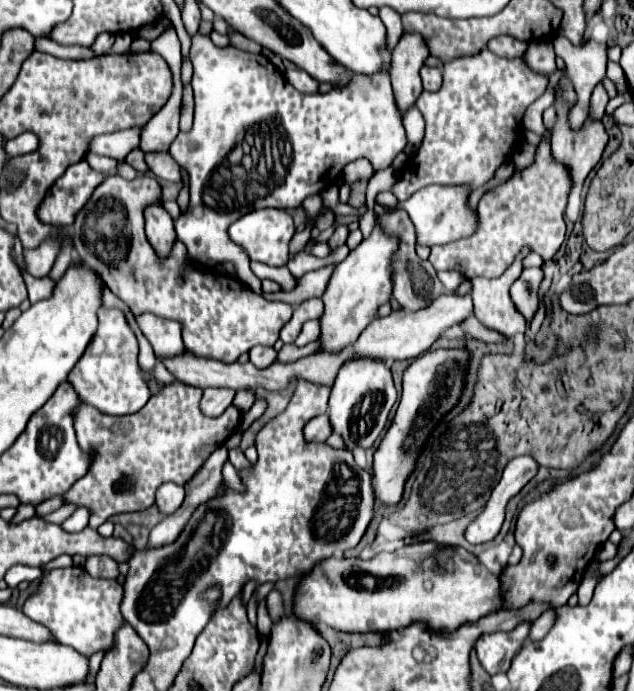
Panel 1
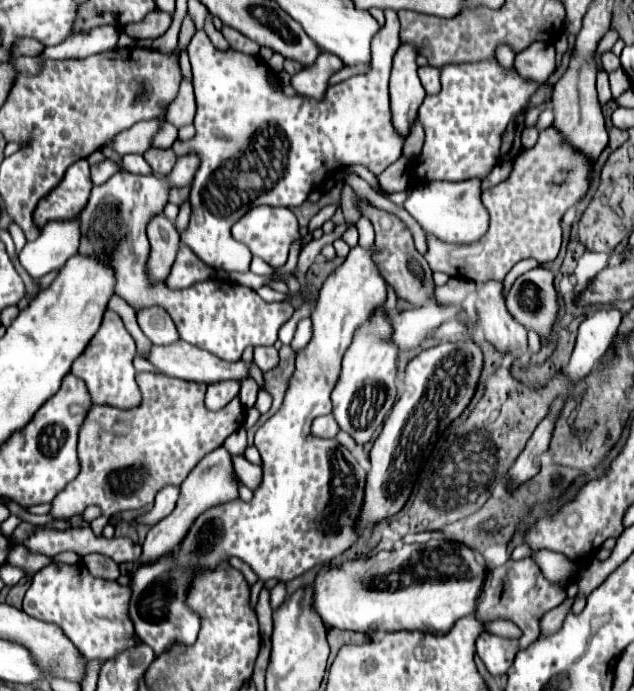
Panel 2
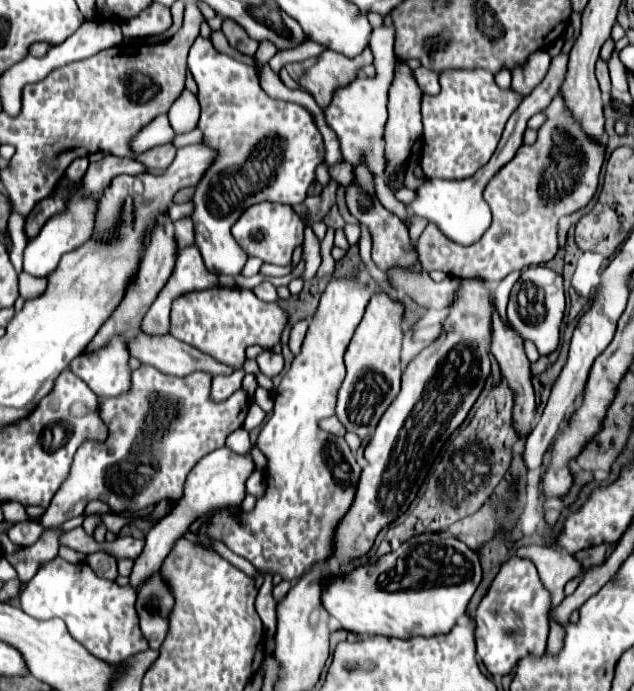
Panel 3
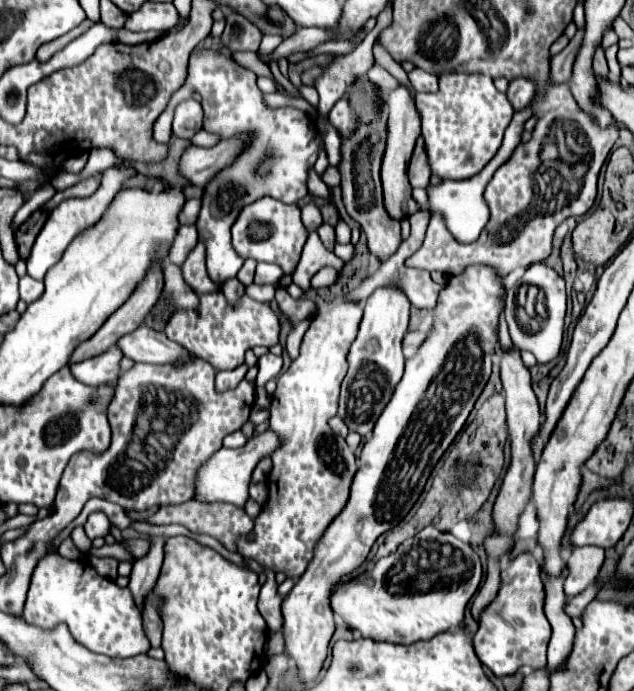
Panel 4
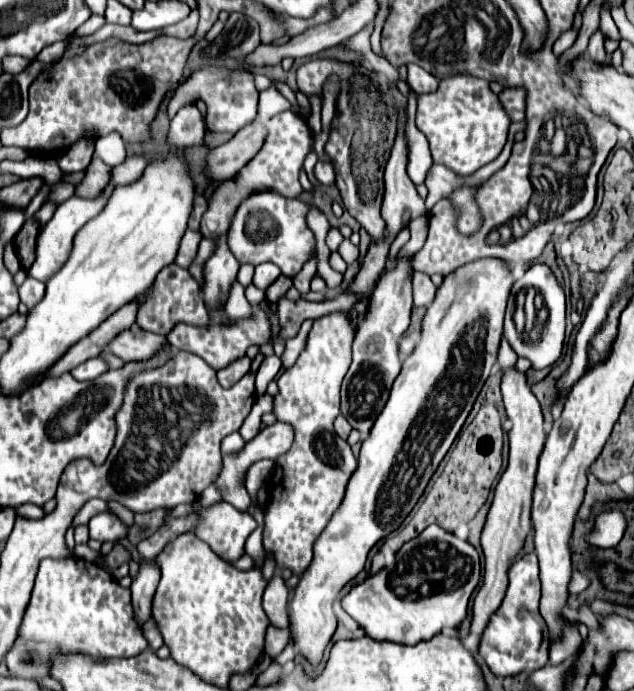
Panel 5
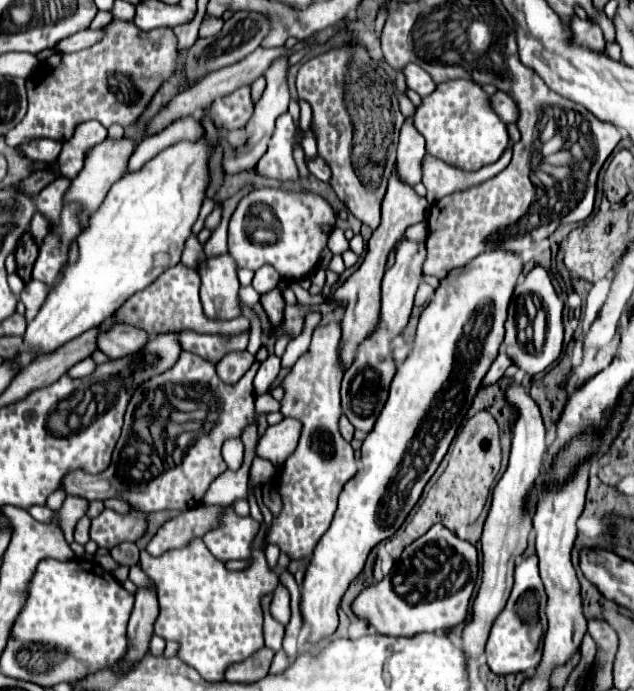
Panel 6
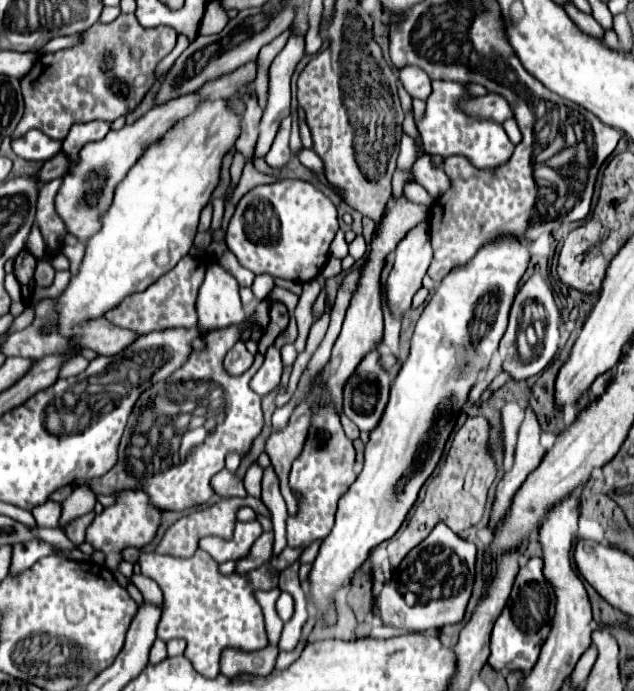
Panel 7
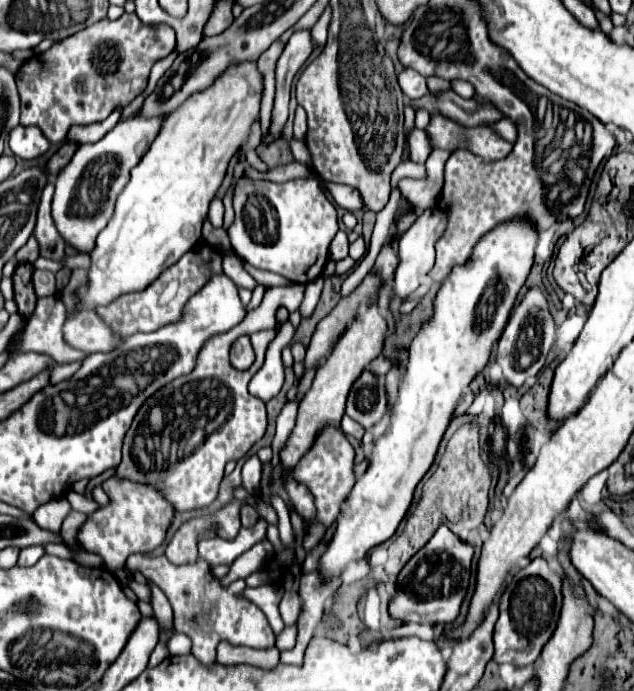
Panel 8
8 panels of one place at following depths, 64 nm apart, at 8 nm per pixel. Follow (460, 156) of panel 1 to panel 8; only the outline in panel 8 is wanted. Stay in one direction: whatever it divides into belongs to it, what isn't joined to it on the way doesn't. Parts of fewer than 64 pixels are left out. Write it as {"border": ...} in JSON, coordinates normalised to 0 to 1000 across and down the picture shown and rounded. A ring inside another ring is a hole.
{"border":[[[675,113],[675,127],[678,127],[678,133],[685,136],[685,139],[694,139],[697,133],[707,133],[707,130],[713,130],[713,122],[707,119],[707,116],[697,116],[697,113]],[[691,162],[678,168],[672,194],[678,200],[681,214],[697,214],[710,220],[738,217],[748,226],[760,229],[763,234],[795,232],[808,220],[808,208],[798,205],[779,185],[773,182],[735,185]]]}

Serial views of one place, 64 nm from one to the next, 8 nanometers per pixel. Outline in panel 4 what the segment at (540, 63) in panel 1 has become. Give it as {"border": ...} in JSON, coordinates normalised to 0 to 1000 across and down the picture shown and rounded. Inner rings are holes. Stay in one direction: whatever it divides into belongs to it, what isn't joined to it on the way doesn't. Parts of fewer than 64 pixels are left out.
{"border":[[[820,110],[820,113],[804,119],[798,136],[808,145],[808,153],[814,159],[814,156],[826,156],[826,151],[833,151],[833,145],[842,139],[842,130],[845,130],[845,119]]]}

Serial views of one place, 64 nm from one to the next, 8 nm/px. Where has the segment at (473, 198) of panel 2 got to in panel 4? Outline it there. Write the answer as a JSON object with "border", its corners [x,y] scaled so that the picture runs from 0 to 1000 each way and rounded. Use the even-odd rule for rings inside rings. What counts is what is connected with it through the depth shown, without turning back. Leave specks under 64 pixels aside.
{"border":[[[918,43],[909,46],[909,52],[899,58],[899,64],[877,81],[871,81],[871,93],[868,93],[868,110],[864,110],[864,122],[890,122],[899,116],[902,107],[902,87],[915,69],[915,58],[918,58]],[[845,136],[845,139],[839,142],[839,148],[836,148],[830,156],[811,162],[804,182],[801,182],[798,191],[795,191],[795,203],[792,203],[789,217],[782,220],[782,226],[779,226],[751,255],[735,258],[735,260],[719,260],[719,263],[716,263],[716,260],[697,260],[694,266],[675,266],[675,272],[672,272],[672,278],[675,278],[675,292],[672,292],[672,298],[666,298],[666,304],[675,304],[678,310],[697,313],[703,330],[710,333],[710,339],[713,339],[722,350],[741,353],[741,350],[754,347],[757,336],[760,336],[763,327],[770,324],[770,318],[773,318],[773,301],[770,301],[770,295],[767,295],[767,289],[763,289],[763,272],[767,272],[767,266],[773,263],[776,252],[779,252],[795,234],[801,234],[801,229],[808,226],[808,220],[811,220],[814,211],[820,208],[820,203],[823,203],[823,188],[826,188],[826,177],[842,165],[842,162],[839,162],[839,159],[842,159],[842,151],[845,151],[845,145],[855,142],[855,139],[858,139],[858,136]]]}

